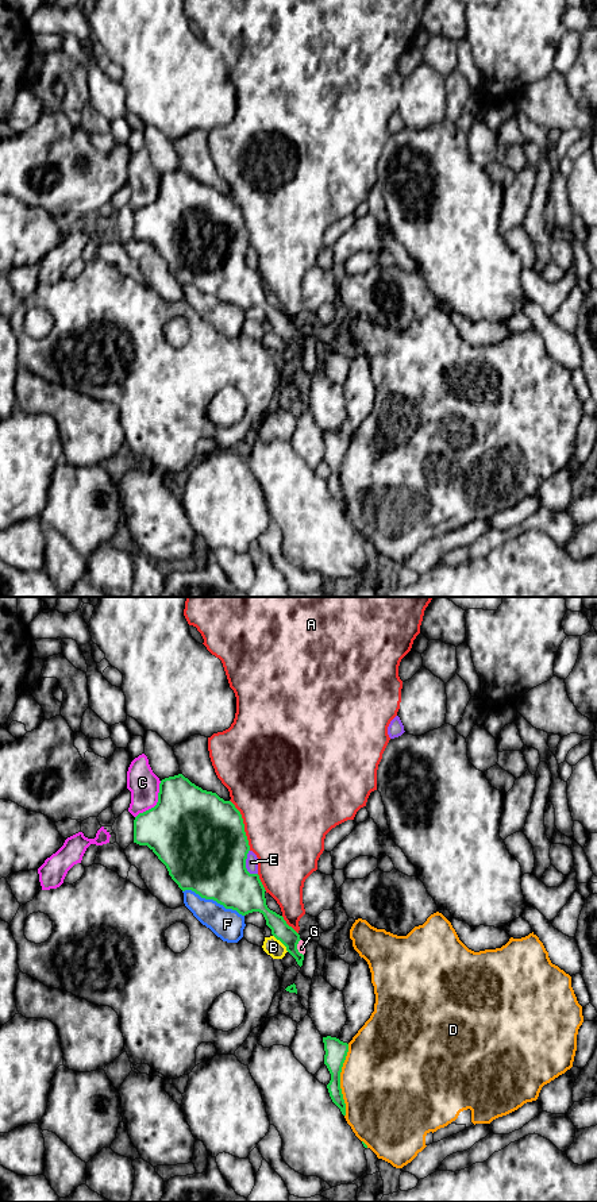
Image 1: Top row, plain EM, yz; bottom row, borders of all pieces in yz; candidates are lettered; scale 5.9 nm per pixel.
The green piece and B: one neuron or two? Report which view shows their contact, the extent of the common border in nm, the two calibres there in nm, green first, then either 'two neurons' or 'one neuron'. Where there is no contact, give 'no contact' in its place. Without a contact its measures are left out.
yz | 140 nm | 110/110 nm | two neurons

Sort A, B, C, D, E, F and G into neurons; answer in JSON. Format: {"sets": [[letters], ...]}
{"sets": [["A"], ["B", "G"], ["C"], ["D"], ["E"], ["F"]]}

